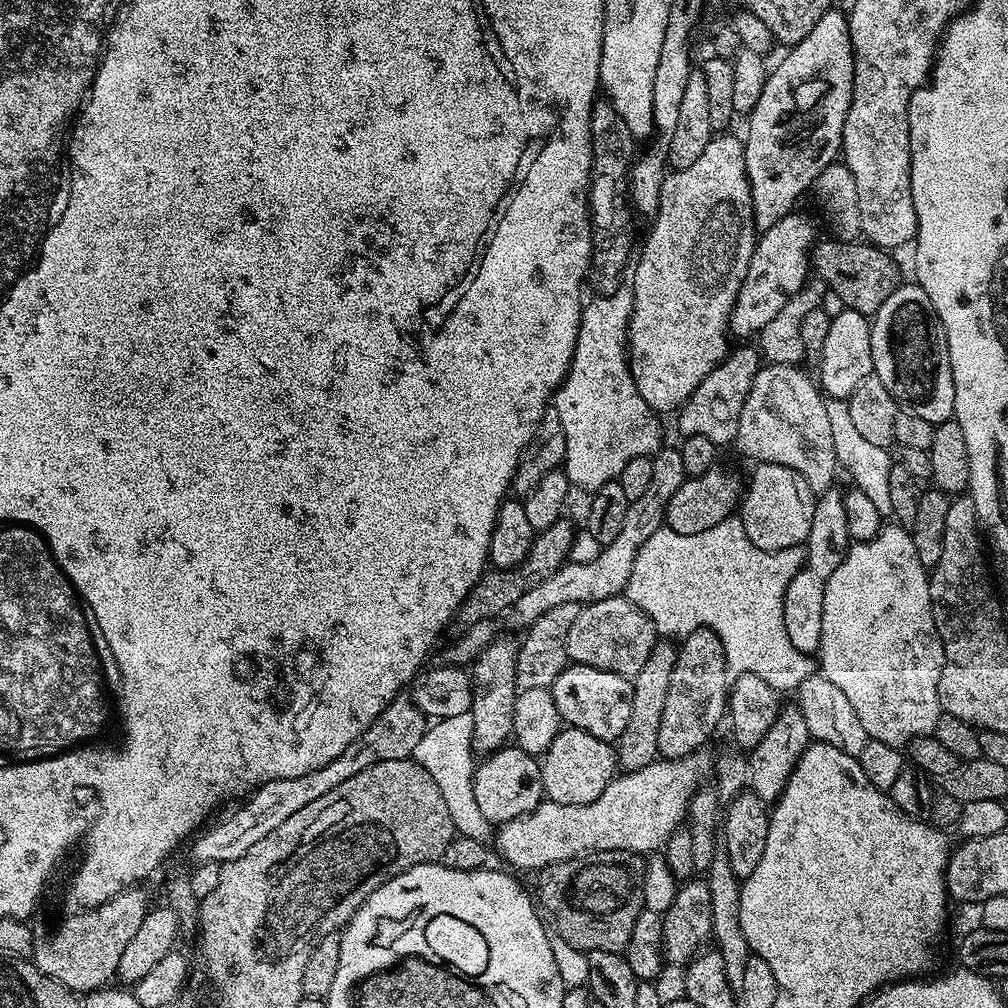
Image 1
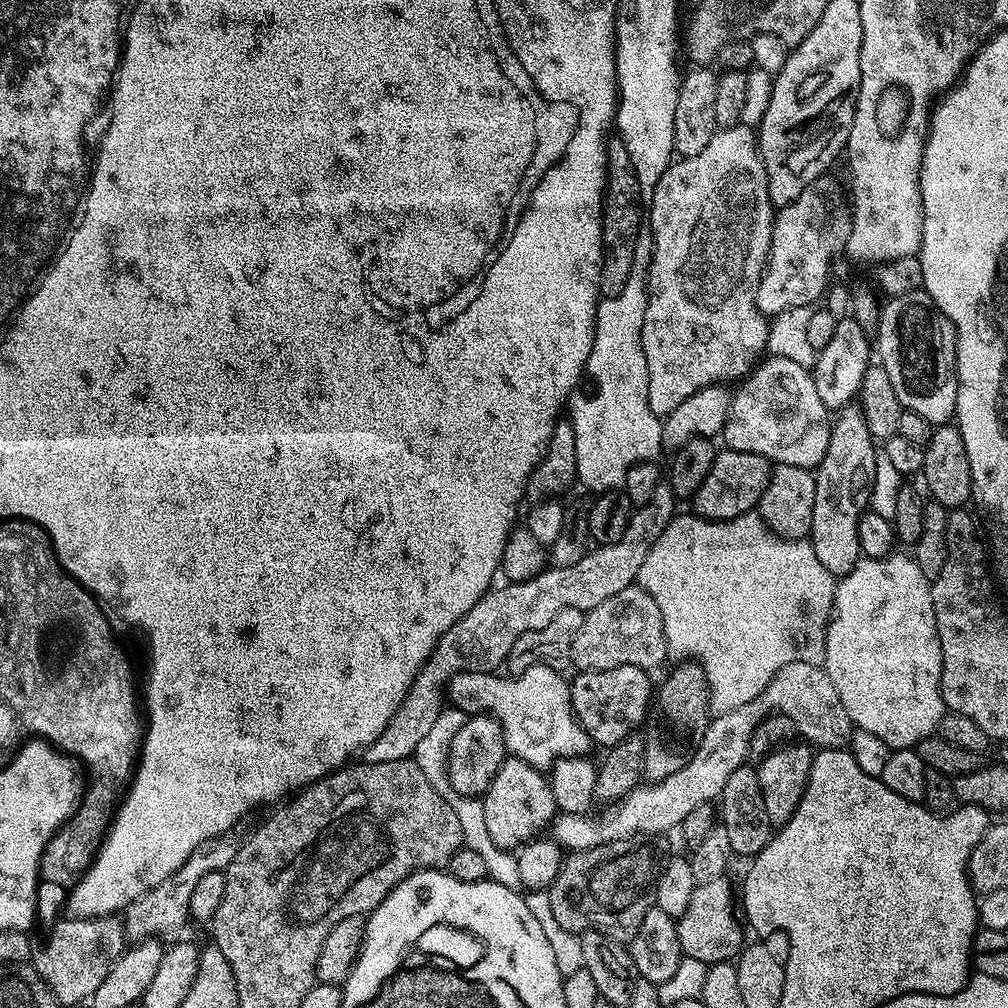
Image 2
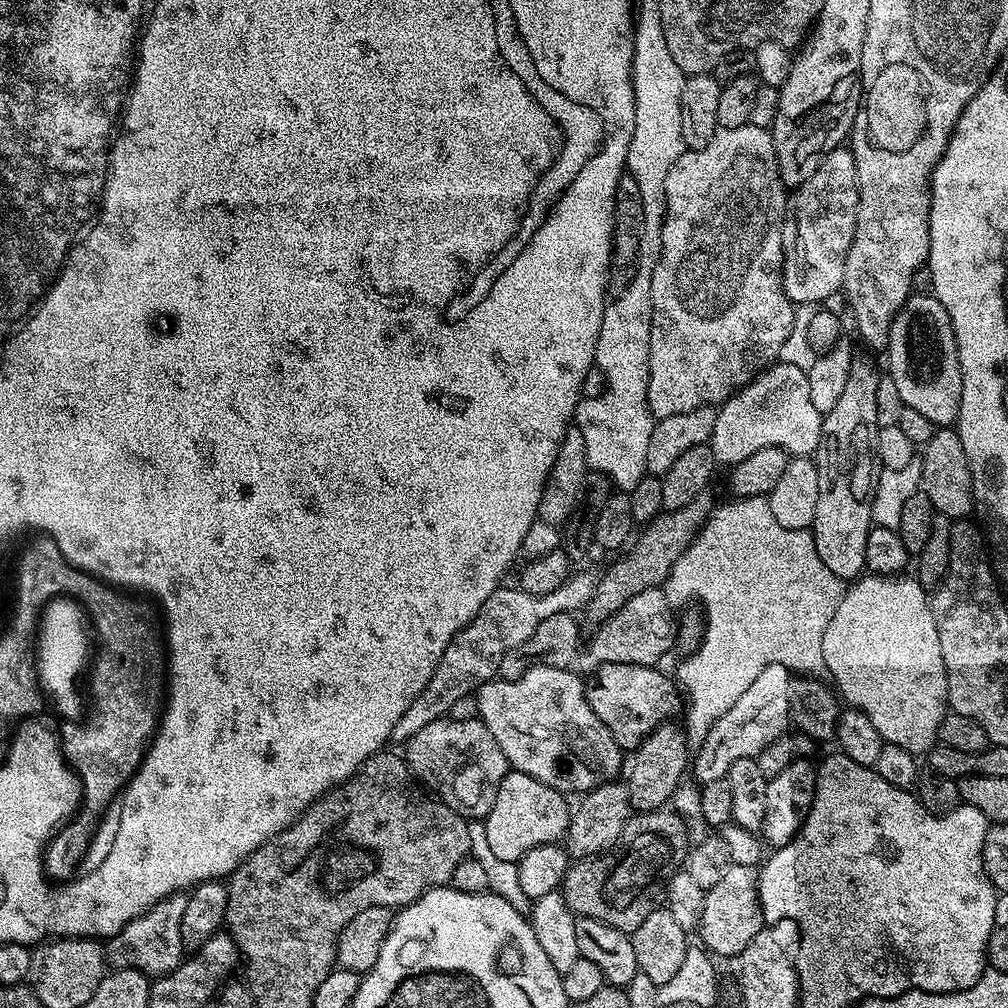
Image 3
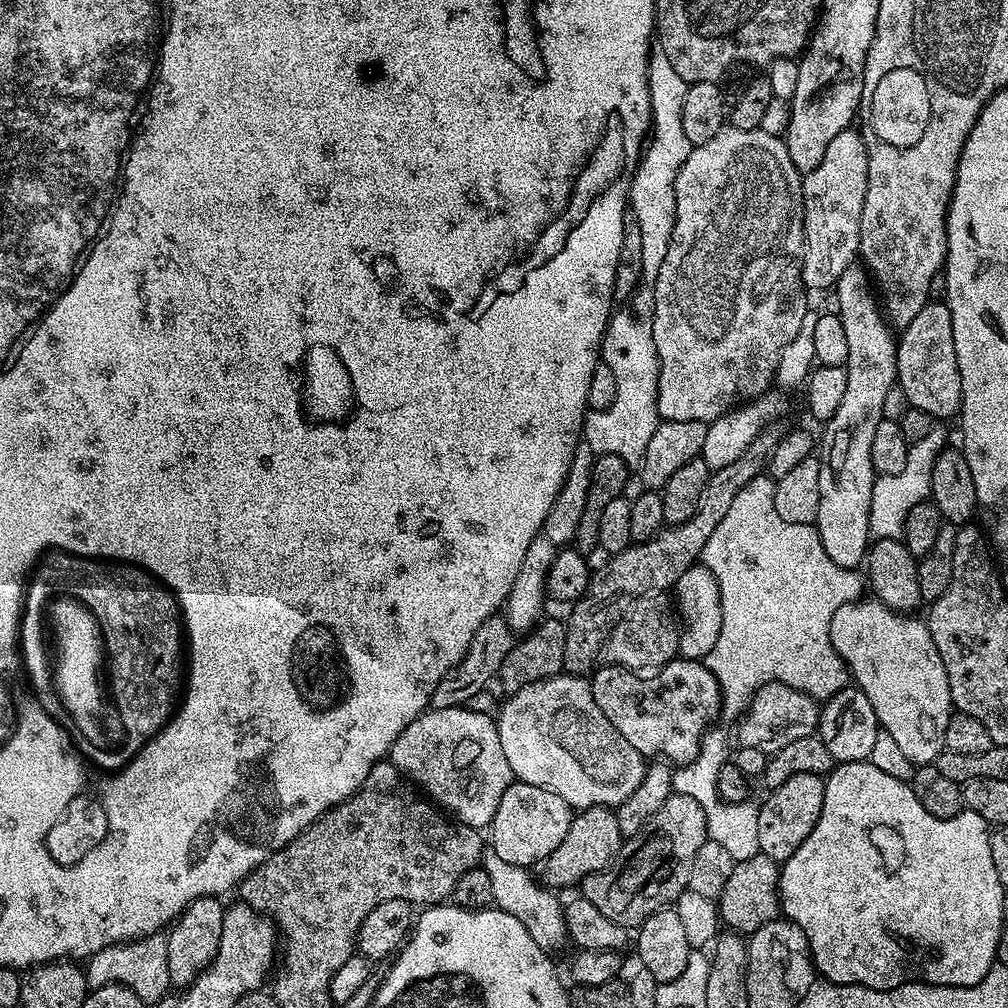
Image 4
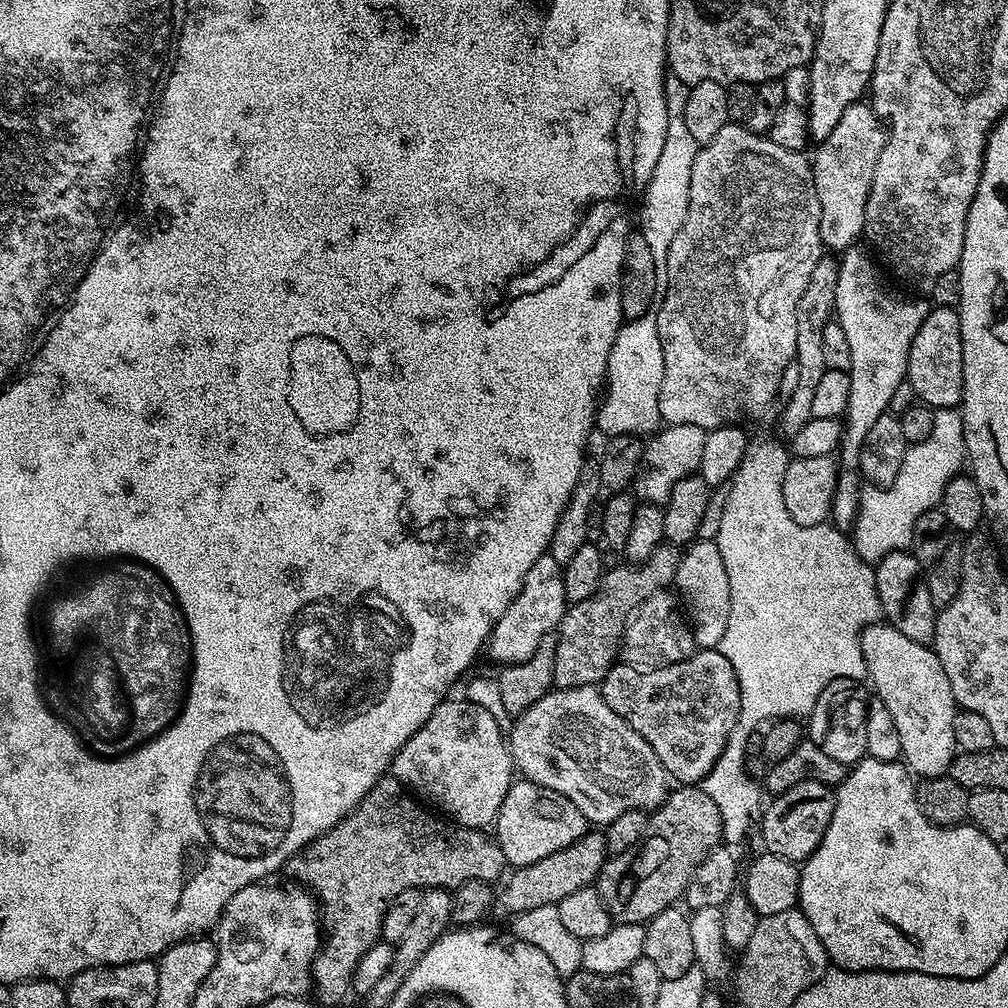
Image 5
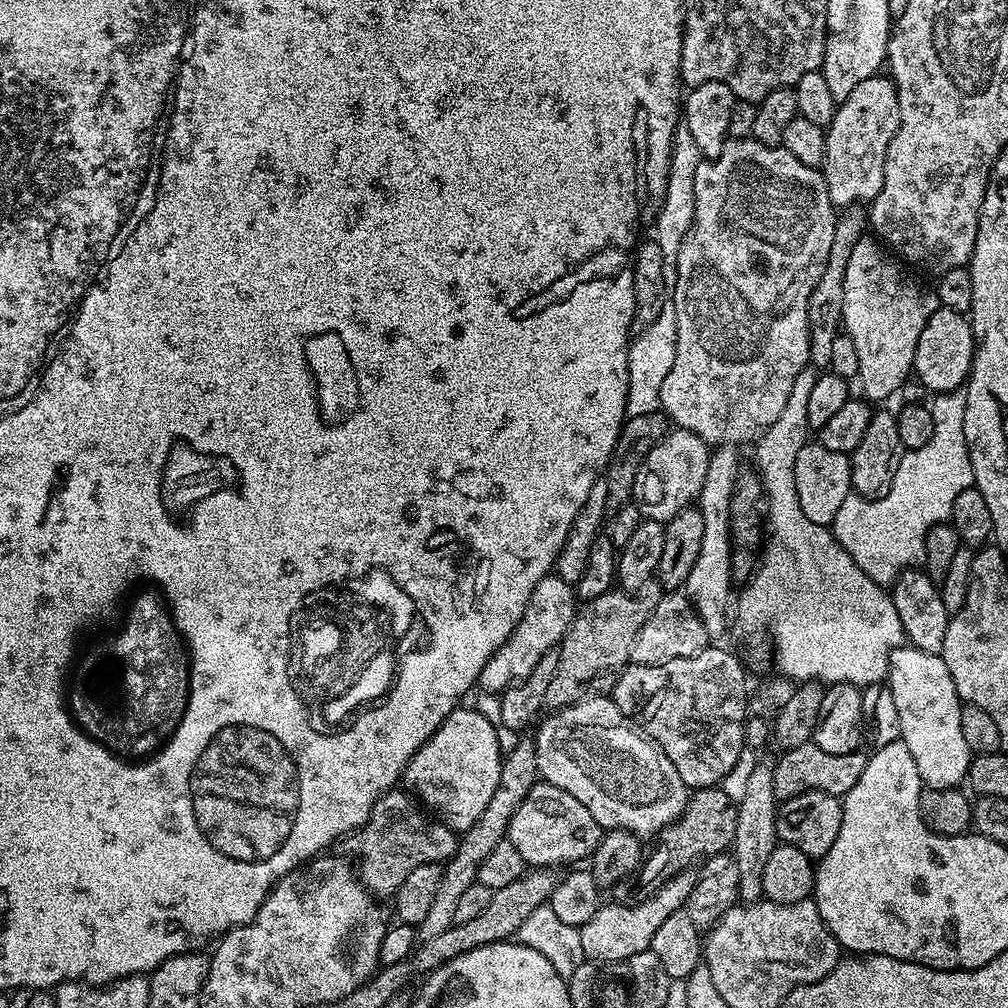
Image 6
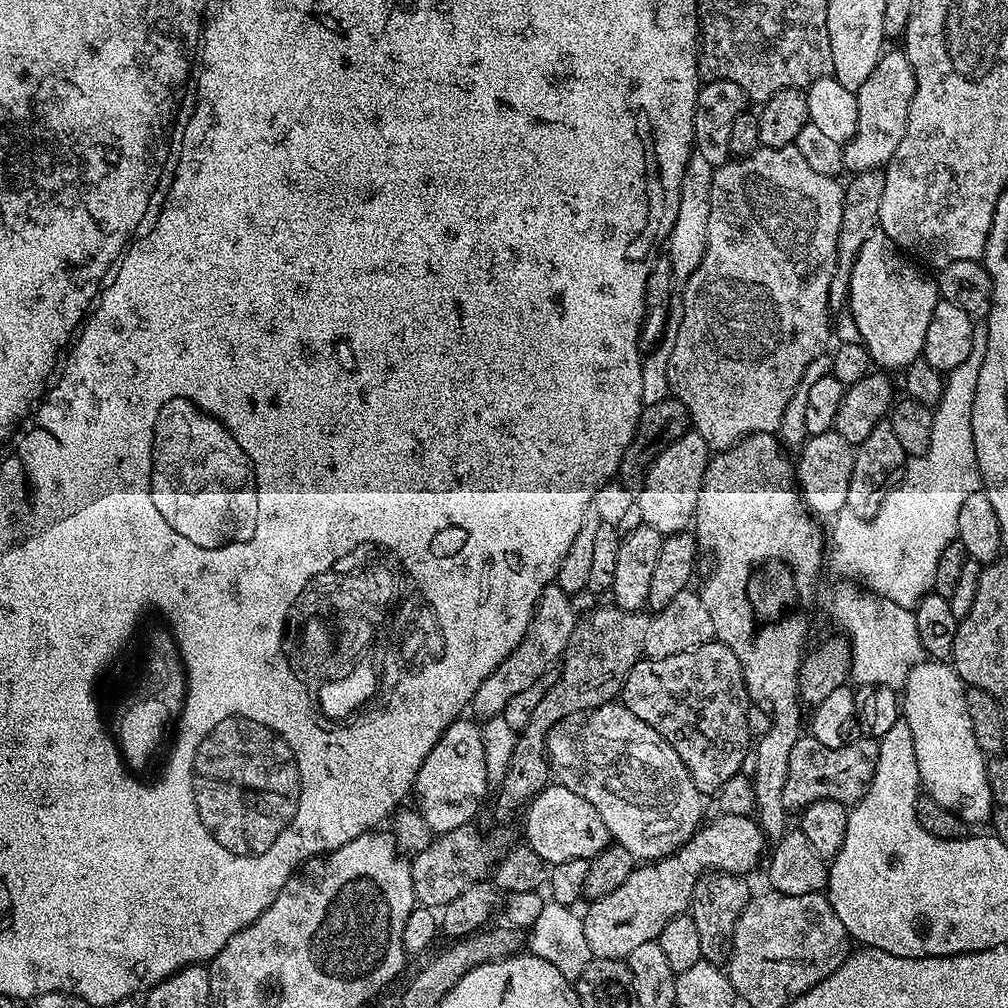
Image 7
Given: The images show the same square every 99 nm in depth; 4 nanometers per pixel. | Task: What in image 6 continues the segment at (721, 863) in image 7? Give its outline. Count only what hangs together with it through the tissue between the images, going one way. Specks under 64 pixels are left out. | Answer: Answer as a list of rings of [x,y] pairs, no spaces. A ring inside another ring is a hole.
[[[695,871],[679,872],[674,878],[667,880],[657,892],[647,896],[637,904],[618,904],[615,902],[601,903],[600,909],[579,928],[580,950],[589,961],[615,965],[615,960],[627,962],[634,954],[642,954],[652,947],[654,933],[658,926],[670,918],[670,914],[681,911],[687,905],[690,894],[698,879]]]

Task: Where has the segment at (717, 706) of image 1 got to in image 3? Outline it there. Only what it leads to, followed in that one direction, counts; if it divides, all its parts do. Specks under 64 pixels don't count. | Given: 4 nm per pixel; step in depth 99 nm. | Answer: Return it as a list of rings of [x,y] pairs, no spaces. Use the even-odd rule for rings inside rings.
[[[679,723],[659,724],[653,732],[631,753],[626,768],[626,783],[632,808],[637,813],[655,812],[663,809],[664,804],[673,799],[676,789],[681,787],[684,771],[690,768],[690,749],[687,735]],[[632,760],[632,765],[631,764]],[[629,767],[629,768],[628,768]]]

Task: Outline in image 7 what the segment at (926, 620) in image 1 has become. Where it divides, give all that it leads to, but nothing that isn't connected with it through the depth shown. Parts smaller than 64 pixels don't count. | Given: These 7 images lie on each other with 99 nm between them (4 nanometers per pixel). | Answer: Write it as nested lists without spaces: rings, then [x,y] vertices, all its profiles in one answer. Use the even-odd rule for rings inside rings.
[[[931,658],[913,666],[902,689],[902,719],[910,726],[910,734],[914,737],[914,758],[918,762],[923,791],[934,798],[938,806],[946,806],[946,810],[958,814],[965,825],[991,821],[994,801],[988,781],[988,766],[985,754],[974,738],[974,726],[970,726],[970,713],[966,711],[966,685],[960,679],[959,671],[951,663]]]

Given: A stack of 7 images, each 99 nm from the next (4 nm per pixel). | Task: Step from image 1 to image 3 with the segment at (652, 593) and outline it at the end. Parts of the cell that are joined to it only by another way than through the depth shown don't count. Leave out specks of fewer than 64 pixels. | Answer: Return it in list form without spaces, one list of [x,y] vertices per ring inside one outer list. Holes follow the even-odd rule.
[[[745,496],[733,499],[731,502],[733,504],[724,504],[721,508],[719,505],[708,517],[707,522],[700,528],[699,534],[693,538],[692,545],[684,551],[682,558],[678,558],[678,562],[674,562],[668,579],[662,585],[666,598],[672,603],[673,609],[683,609],[685,607],[683,604],[687,600],[694,599],[695,596],[704,603],[702,612],[706,617],[706,623],[704,625],[703,640],[701,640],[698,650],[685,655],[683,657],[684,661],[677,666],[676,672],[674,671],[679,687],[686,693],[686,711],[683,713],[683,716],[685,716],[684,720],[682,719],[682,727],[688,738],[688,747],[692,750],[702,746],[708,728],[714,726],[714,722],[718,722],[718,718],[722,718],[722,714],[726,714],[726,710],[730,710],[730,706],[734,706],[734,702],[738,702],[738,698],[742,698],[742,694],[746,694],[746,690],[750,690],[754,678],[758,678],[758,674],[762,674],[762,670],[766,670],[768,664],[781,664],[789,668],[791,672],[800,673],[801,676],[820,678],[825,675],[826,669],[822,658],[822,634],[826,630],[838,602],[844,597],[846,591],[846,584],[843,584],[836,577],[839,575],[833,571],[830,565],[822,562],[822,558],[818,558],[811,531],[790,530],[786,526],[778,526],[778,518],[774,518],[774,514],[770,514],[770,506],[763,496]]]

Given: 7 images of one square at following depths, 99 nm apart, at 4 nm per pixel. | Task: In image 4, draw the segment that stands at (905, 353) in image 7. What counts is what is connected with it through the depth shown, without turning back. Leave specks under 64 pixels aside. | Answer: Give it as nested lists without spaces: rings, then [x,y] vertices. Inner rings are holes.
[[[856,266],[842,270],[842,278],[838,278],[834,286],[835,292],[835,307],[846,329],[850,354],[846,365],[846,394],[842,397],[842,406],[838,406],[834,418],[823,425],[824,437],[818,440],[820,469],[815,525],[826,554],[830,554],[830,562],[843,568],[859,569],[865,563],[870,547],[870,498],[874,498],[874,482],[878,479],[874,462],[870,460],[870,445],[874,442],[874,430],[878,430],[878,422],[884,419],[886,394],[890,394],[890,390],[898,384],[898,340],[878,307],[867,271]]]

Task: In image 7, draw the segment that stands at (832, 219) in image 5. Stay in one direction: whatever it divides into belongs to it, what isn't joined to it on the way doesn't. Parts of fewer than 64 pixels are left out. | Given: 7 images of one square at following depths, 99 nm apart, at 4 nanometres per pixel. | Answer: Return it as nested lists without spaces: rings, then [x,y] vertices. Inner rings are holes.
[[[903,50],[885,51],[878,66],[870,70],[870,78],[862,82],[856,94],[858,124],[848,143],[843,145],[844,167],[849,173],[874,172],[890,162],[902,134],[906,134],[906,122],[910,118],[910,102],[916,93],[916,75],[910,66],[910,58]]]

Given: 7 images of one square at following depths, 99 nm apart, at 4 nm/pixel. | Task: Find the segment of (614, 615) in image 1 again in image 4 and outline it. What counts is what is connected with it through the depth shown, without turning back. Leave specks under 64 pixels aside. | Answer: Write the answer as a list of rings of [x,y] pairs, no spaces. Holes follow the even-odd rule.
[[[649,594],[636,601],[612,628],[604,642],[605,665],[633,670],[659,670],[677,659],[680,650],[680,625],[677,613],[664,594]]]

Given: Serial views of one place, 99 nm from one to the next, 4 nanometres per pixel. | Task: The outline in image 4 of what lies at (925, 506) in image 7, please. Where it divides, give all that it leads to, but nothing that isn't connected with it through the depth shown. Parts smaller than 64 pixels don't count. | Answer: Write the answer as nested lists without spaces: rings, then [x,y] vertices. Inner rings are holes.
[[[934,426],[926,438],[909,444],[906,454],[906,467],[893,476],[882,476],[874,482],[874,498],[870,498],[870,533],[877,540],[898,540],[903,537],[906,514],[918,506],[918,502],[929,499],[932,494],[934,462],[949,443],[948,436]]]

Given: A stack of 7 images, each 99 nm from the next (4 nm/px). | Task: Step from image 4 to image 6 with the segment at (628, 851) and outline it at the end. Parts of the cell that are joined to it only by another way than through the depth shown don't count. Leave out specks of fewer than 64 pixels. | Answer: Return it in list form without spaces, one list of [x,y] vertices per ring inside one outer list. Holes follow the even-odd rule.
[[[723,787],[698,788],[689,795],[688,805],[676,823],[663,828],[654,837],[656,845],[645,855],[640,871],[631,882],[618,884],[614,889],[614,900],[618,904],[637,904],[657,892],[670,878],[679,872],[689,871],[696,859],[724,854],[732,847],[736,829],[736,804]],[[700,856],[700,857],[699,857]],[[633,883],[633,884],[632,884]]]

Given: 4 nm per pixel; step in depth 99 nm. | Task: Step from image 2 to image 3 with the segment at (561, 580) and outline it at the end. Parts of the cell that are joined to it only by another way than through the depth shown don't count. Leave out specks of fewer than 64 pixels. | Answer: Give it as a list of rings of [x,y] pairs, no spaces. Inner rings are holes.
[[[579,572],[569,576],[566,582],[562,582],[562,586],[558,586],[558,590],[550,594],[526,594],[519,586],[501,586],[494,594],[490,594],[480,613],[456,635],[444,651],[444,657],[438,662],[427,688],[418,694],[418,698],[414,698],[414,702],[410,702],[410,710],[398,718],[398,726],[394,726],[392,731],[392,740],[406,742],[412,736],[431,729],[435,720],[451,713],[454,702],[473,695],[487,680],[497,679],[502,658],[506,658],[510,650],[522,646],[522,642],[526,642],[526,638],[530,638],[530,634],[534,634],[534,630],[538,630],[538,626],[542,626],[550,614],[576,614],[579,608],[580,611],[587,609],[596,593],[598,580],[588,572]]]

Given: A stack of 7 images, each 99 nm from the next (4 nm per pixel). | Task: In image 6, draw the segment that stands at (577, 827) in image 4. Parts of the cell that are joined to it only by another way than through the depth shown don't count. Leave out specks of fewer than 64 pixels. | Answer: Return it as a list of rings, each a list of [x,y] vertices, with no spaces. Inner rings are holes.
[[[532,868],[524,871],[518,878],[514,878],[514,882],[509,882],[507,886],[495,889],[489,904],[477,916],[470,918],[470,922],[461,924],[454,922],[446,930],[442,930],[442,934],[424,940],[415,949],[414,961],[416,960],[417,970],[421,974],[427,974],[475,948],[511,941],[522,926],[522,922],[526,922],[526,918],[530,918],[534,910],[547,905],[557,882],[557,877],[551,876],[552,874],[546,868]]]

